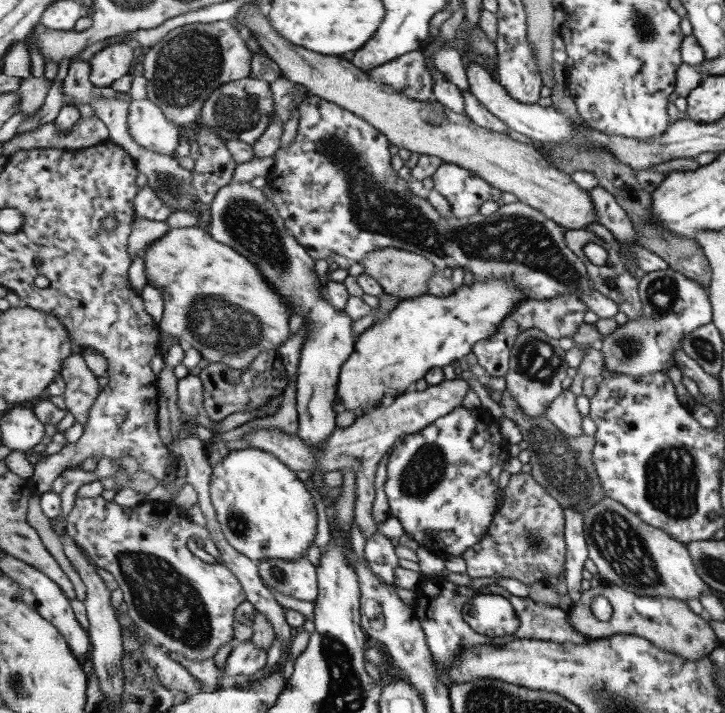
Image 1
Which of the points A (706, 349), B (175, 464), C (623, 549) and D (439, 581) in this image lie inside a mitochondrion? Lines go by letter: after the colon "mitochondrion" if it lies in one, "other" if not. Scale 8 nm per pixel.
A: mitochondrion
B: other
C: mitochondrion
D: other

